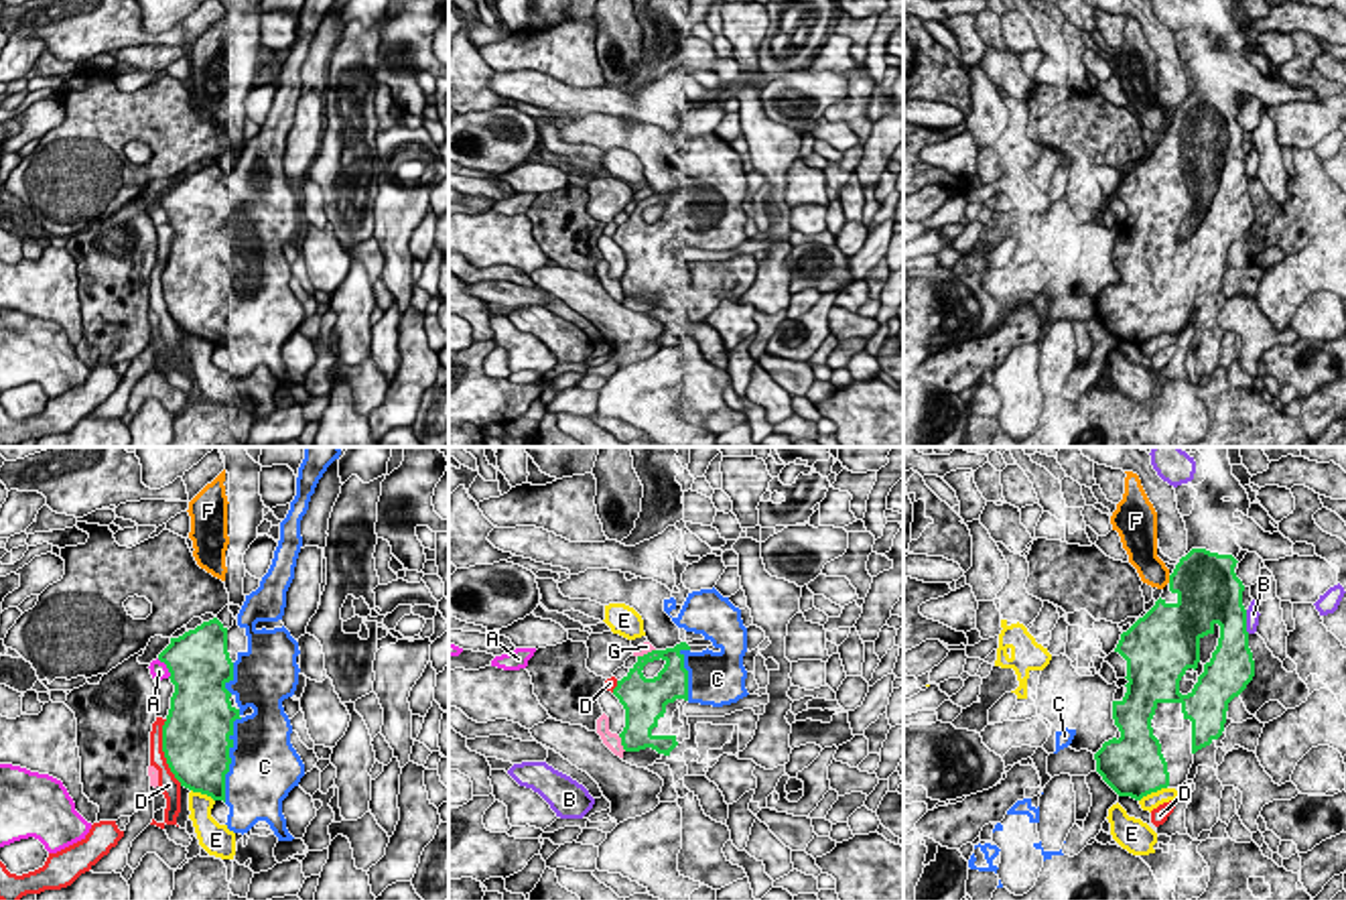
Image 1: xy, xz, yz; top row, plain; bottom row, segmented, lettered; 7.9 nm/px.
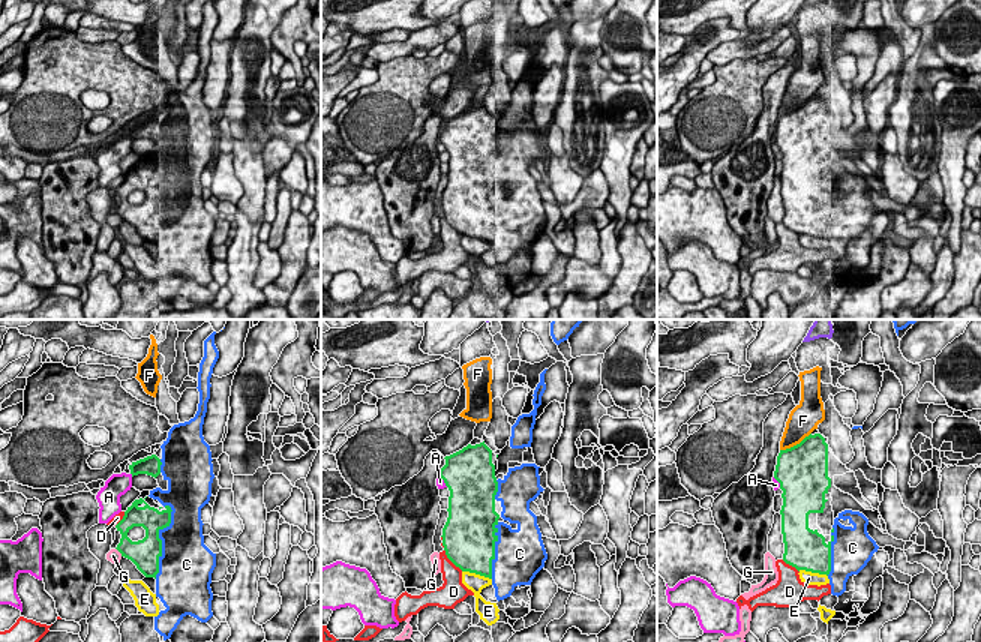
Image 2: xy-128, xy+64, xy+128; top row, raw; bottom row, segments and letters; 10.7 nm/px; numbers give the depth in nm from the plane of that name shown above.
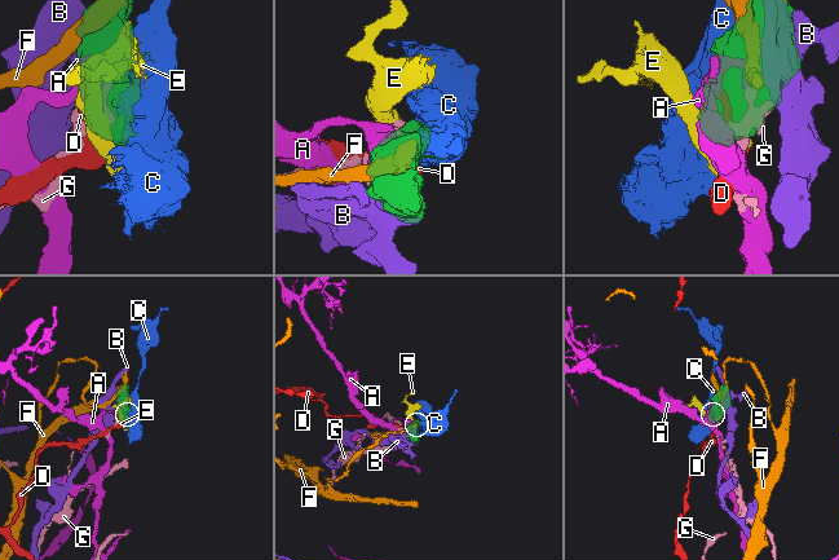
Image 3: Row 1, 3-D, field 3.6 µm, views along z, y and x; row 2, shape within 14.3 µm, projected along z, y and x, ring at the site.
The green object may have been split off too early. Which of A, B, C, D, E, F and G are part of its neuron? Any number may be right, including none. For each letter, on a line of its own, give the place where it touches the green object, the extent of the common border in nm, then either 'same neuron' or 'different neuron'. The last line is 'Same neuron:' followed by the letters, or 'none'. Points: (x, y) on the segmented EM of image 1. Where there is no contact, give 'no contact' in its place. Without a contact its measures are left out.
A: xy (167, 667) | 190 nm | different neuron
B: yz (1245, 622) | 190 nm | different neuron
C: xy (230, 758) | 700 nm | same neuron
D: xy (163, 750) | 550 nm | different neuron
E: yz (1152, 791) | 260 nm | different neuron
F: yz (1170, 580) | 70 nm | different neuron
G: xz (622, 744) | 140 nm | different neuron
Same neuron: C

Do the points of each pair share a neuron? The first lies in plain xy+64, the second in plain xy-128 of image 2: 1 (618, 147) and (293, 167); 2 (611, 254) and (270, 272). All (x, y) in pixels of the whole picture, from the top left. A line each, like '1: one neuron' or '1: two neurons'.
1: two neurons
2: two neurons

